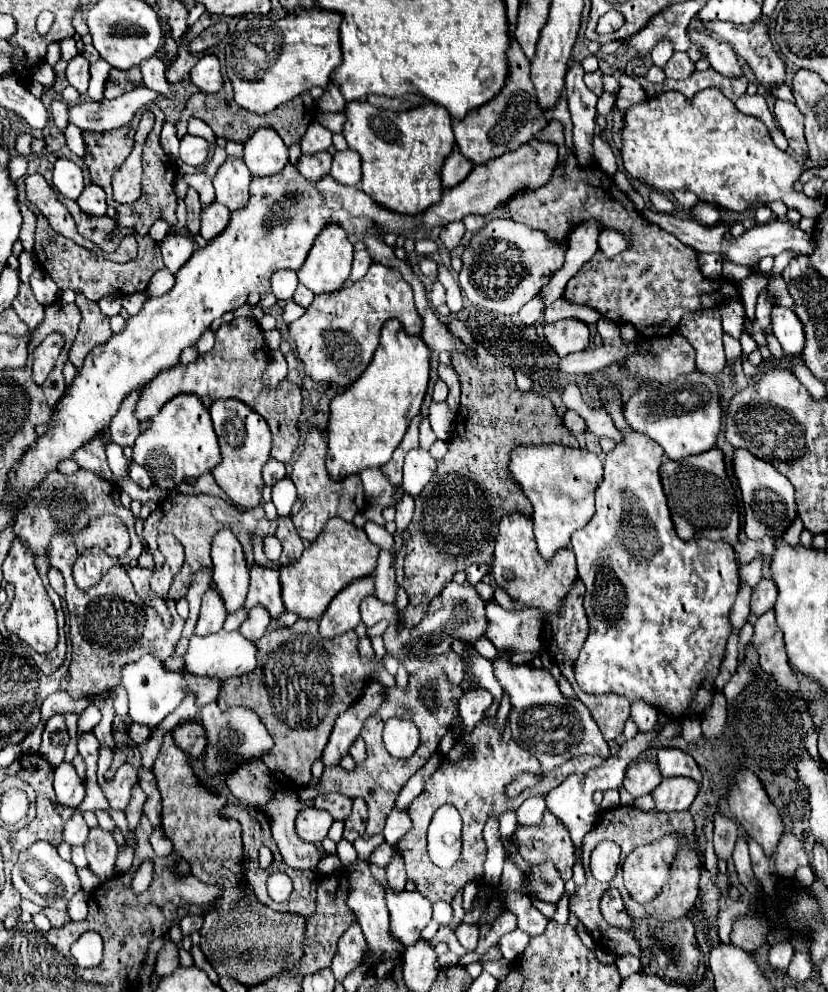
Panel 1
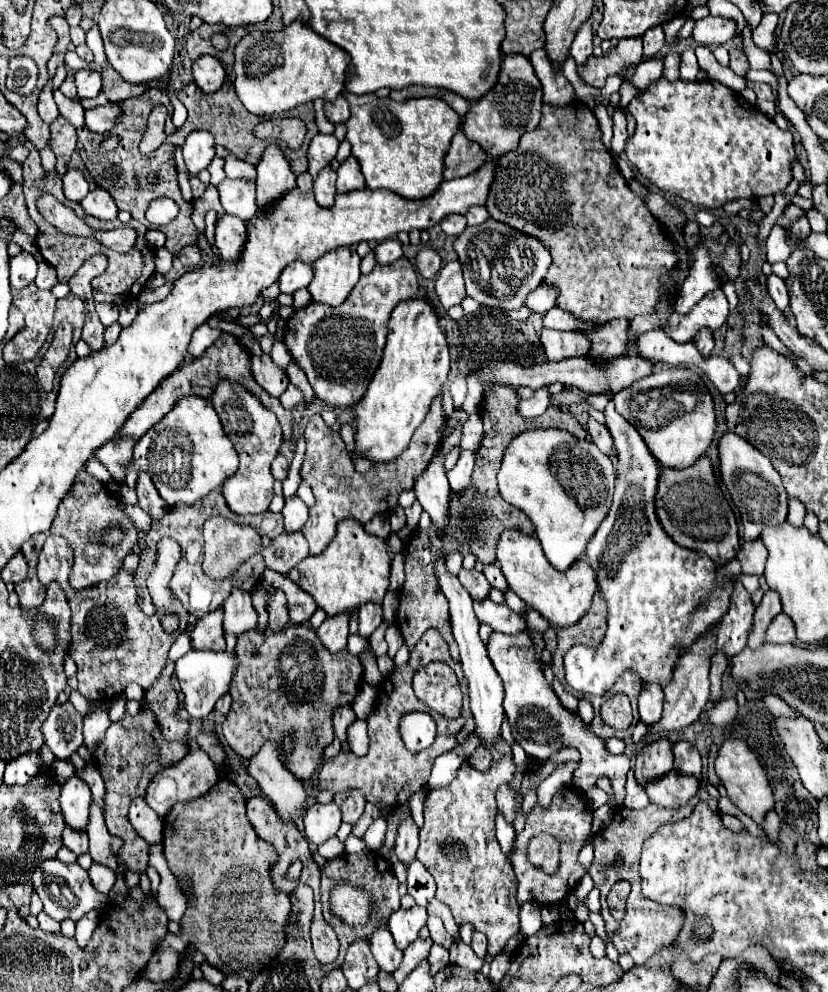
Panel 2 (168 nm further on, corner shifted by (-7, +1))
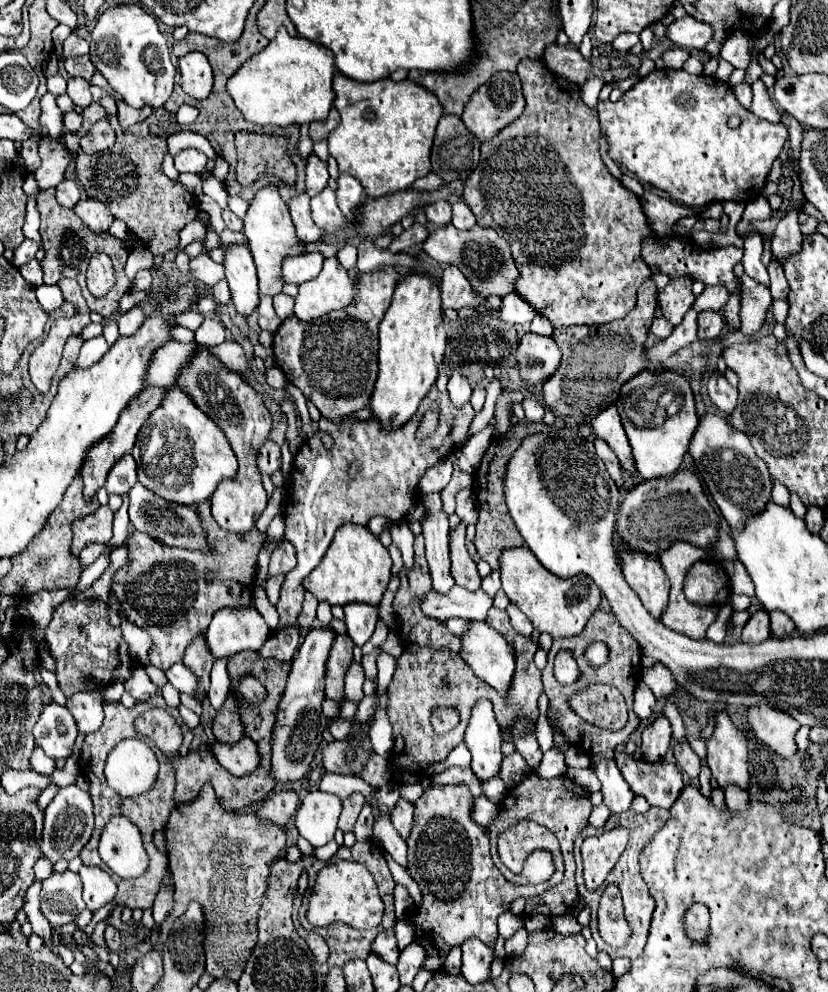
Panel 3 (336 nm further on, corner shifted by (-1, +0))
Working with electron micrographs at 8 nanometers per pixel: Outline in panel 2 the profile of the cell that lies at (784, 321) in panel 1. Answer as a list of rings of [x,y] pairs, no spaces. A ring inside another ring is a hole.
[[[771,275],[771,277],[767,277],[767,289],[769,289],[769,295],[775,301],[777,309],[785,311],[789,307],[789,293],[787,293],[785,281],[777,275]]]

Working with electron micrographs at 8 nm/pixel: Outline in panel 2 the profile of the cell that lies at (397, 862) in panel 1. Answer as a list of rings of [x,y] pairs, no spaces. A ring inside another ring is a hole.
[[[405,819],[399,827],[399,835],[395,841],[395,855],[403,865],[409,865],[415,861],[417,847],[419,847],[419,829],[411,819]]]

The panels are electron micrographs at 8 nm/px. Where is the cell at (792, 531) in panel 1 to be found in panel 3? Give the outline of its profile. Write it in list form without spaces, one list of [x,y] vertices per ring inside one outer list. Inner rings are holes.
[[[773,480],[773,492],[771,492],[771,498],[773,498],[777,504],[789,506],[789,490],[787,490],[787,486],[781,484],[779,480]]]

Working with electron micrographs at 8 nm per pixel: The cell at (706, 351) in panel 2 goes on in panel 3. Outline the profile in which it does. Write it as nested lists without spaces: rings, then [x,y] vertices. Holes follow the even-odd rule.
[[[705,310],[699,314],[699,340],[715,340],[725,328],[721,310]]]

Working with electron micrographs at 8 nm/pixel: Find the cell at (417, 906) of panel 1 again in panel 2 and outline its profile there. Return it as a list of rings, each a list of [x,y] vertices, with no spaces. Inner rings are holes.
[[[411,907],[411,909],[397,909],[389,917],[389,931],[401,951],[405,951],[417,937],[419,931],[427,923],[427,909]]]

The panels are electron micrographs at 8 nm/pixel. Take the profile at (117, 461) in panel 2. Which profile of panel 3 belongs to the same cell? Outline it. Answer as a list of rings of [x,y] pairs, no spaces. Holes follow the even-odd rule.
[[[127,454],[115,464],[115,468],[111,468],[105,488],[109,494],[123,496],[133,488],[135,482],[137,482],[137,466],[135,466],[133,456]]]

